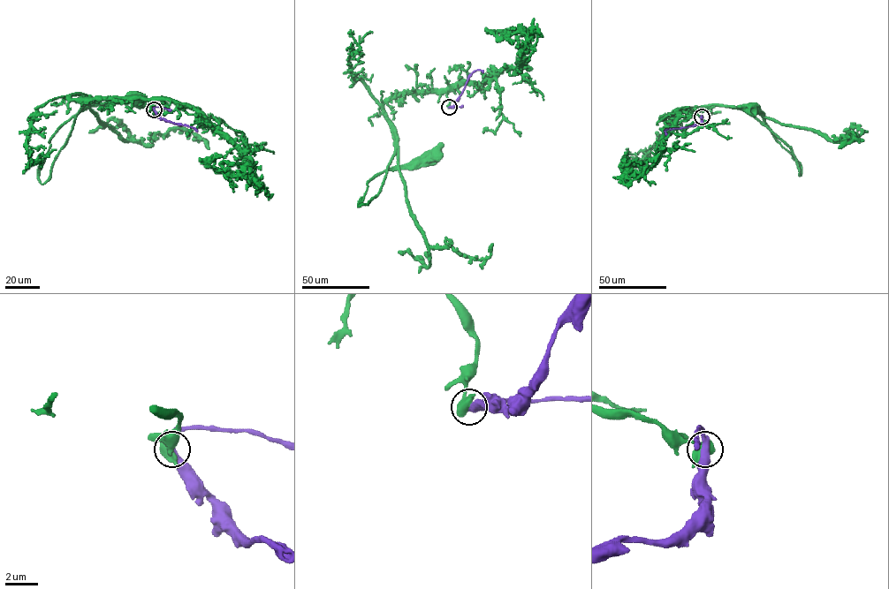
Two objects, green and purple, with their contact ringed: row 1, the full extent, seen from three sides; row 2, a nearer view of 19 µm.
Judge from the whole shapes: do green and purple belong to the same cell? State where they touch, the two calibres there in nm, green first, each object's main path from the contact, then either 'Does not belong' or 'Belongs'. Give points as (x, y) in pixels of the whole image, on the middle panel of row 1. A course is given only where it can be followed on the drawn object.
Place: (449, 107). Thickness 550 nm (green) against 400 nm. Course of green: (449, 107), (446, 94), (436, 92), (394, 94), (383, 104), (384, 118), (397, 148), (398, 165), (432, 155). Course of purple: (449, 107), (455, 104), (471, 74), (476, 70), (483, 71). Does not belong

